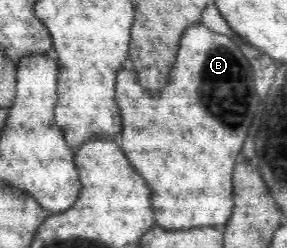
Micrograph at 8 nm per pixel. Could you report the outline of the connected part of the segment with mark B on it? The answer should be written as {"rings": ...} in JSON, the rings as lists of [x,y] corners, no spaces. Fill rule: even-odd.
{"rings":[[[195,25],[195,27],[189,27],[185,31],[185,35],[180,38],[179,49],[177,51],[175,65],[173,65],[173,71],[171,71],[171,79],[169,79],[169,85],[165,89],[161,89],[159,95],[149,95],[143,87],[139,87],[137,83],[137,75],[131,73],[131,71],[119,71],[117,75],[117,93],[116,97],[119,101],[118,108],[122,117],[122,129],[120,144],[125,153],[127,159],[131,161],[131,166],[135,167],[139,171],[139,175],[145,179],[145,183],[149,185],[151,193],[153,193],[153,211],[155,211],[155,223],[161,225],[165,231],[181,231],[181,229],[193,229],[193,227],[217,227],[217,225],[226,225],[229,218],[231,218],[234,209],[234,197],[233,197],[233,183],[231,183],[231,177],[233,177],[233,169],[235,169],[235,157],[241,153],[241,147],[245,143],[245,137],[247,137],[247,131],[253,123],[253,117],[255,117],[255,111],[259,107],[259,97],[255,93],[254,73],[253,69],[248,62],[248,59],[240,50],[239,44],[235,40],[223,35],[221,33],[215,33],[214,31],[207,31],[203,25]]]}

